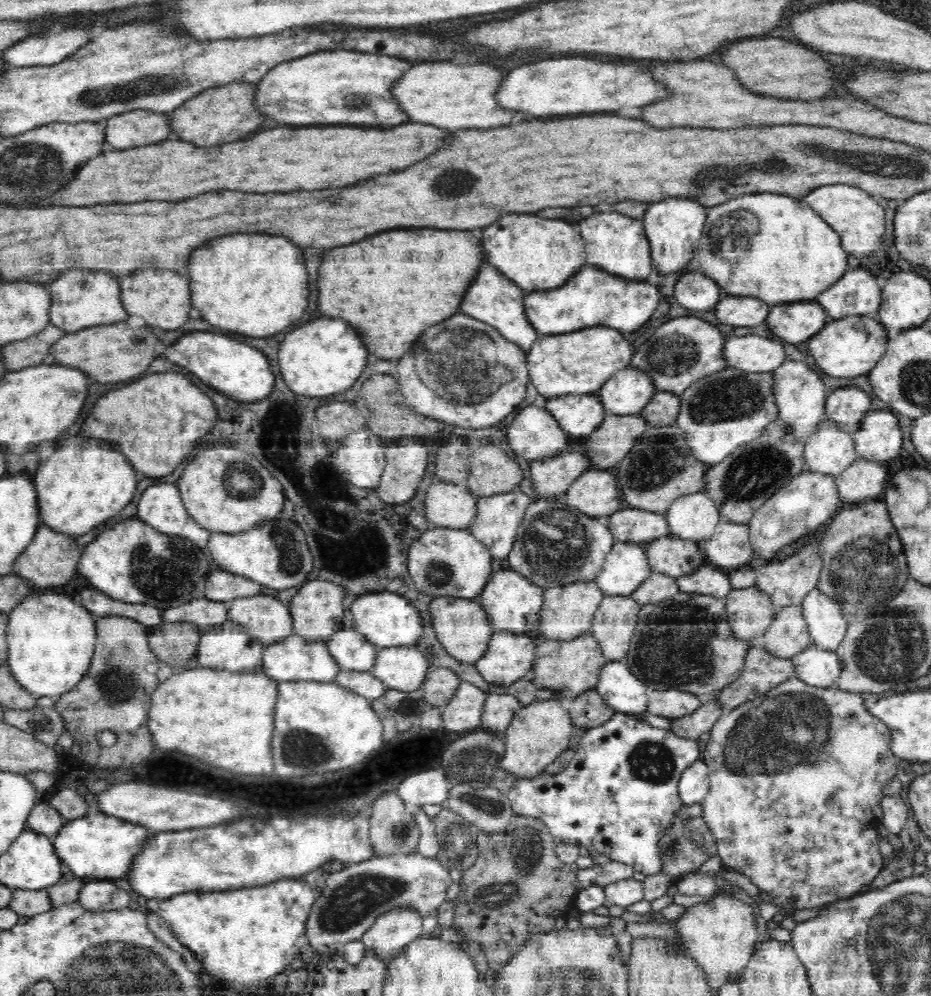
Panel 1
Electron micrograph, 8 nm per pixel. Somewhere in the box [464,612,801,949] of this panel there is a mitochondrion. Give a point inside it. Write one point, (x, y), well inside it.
(527, 851)

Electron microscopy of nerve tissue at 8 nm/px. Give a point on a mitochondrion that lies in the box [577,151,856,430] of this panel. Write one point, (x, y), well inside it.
(738, 397)

